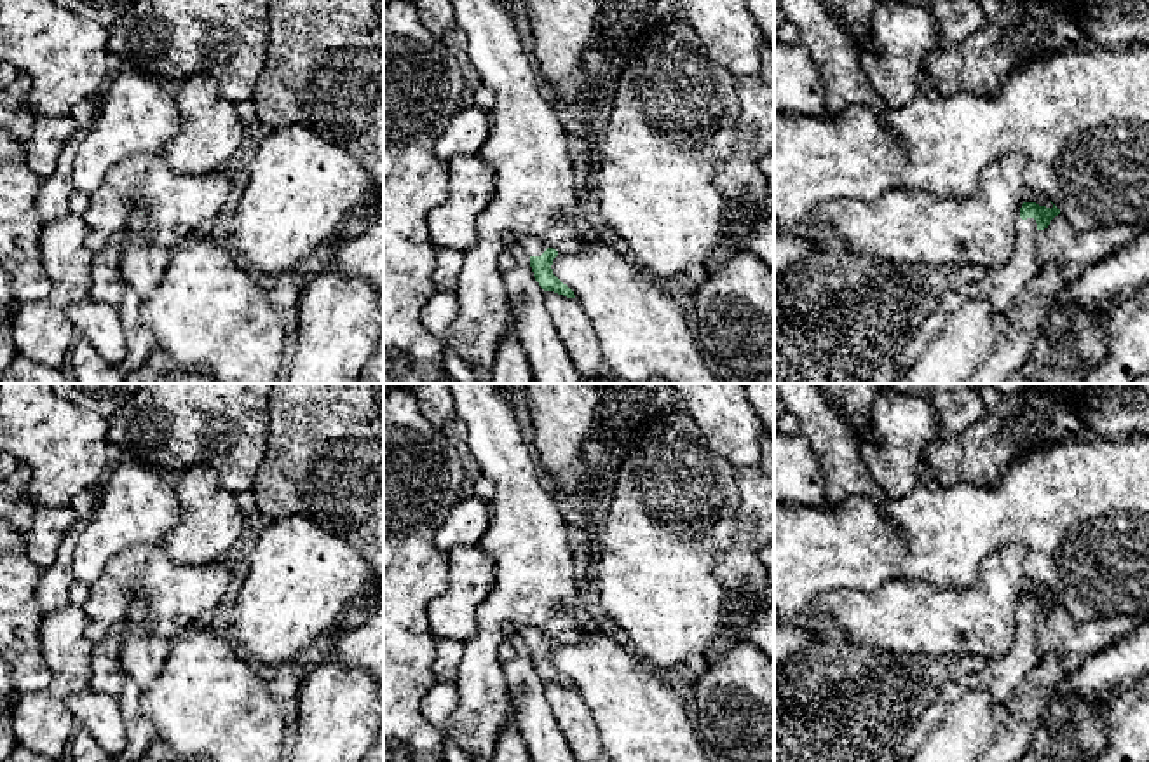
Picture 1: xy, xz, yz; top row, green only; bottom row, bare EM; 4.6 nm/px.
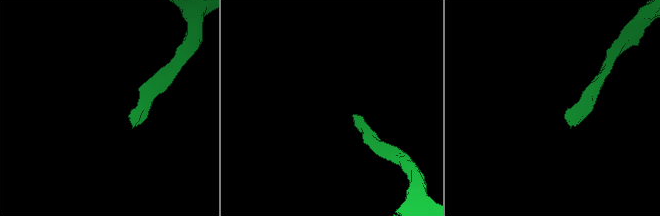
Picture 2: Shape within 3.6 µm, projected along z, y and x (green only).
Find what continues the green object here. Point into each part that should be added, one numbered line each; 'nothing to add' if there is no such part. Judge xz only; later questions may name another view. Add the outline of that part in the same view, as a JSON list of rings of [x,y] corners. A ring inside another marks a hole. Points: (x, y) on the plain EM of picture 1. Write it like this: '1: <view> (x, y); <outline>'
1: xz (530, 637); [[[520,626],[514,631],[528,649],[541,647],[549,638],[542,629],[532,626]]]

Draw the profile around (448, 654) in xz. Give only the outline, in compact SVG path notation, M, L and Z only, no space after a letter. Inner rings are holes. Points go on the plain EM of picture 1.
M436 638L434 678L457 684L459 668L464 657L464 645L446 638Z

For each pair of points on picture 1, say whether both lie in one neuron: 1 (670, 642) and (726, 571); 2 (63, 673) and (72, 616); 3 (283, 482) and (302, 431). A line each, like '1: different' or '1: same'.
1: different
2: same
3: same

